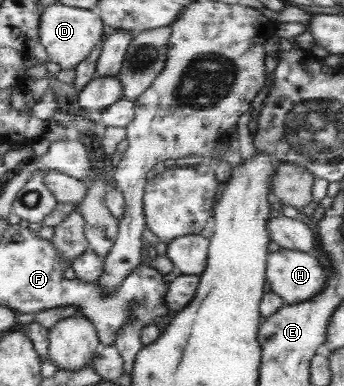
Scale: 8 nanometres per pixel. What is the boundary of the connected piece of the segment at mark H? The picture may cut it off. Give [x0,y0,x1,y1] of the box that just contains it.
[265,248,328,305]

